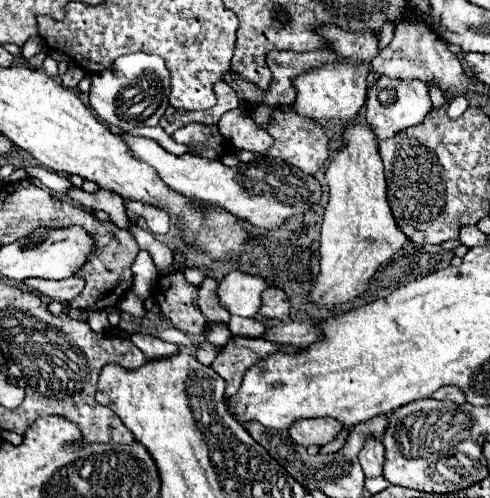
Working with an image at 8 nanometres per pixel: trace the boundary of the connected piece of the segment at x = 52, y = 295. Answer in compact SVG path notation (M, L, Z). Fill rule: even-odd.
M30 278L22 282L24 288L28 288L28 292L46 296L50 300L58 300L58 302L68 302L74 296L78 296L84 288L84 280L82 278L66 278L66 280L42 280L42 278Z

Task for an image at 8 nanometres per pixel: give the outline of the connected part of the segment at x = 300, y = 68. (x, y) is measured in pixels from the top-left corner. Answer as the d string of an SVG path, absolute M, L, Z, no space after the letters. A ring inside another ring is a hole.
M314 50L314 52L270 52L270 56L266 56L266 62L272 70L272 84L270 84L270 92L258 92L258 88L254 88L254 84L246 84L240 80L240 76L234 76L234 72L226 72L224 80L236 90L238 98L242 102L268 102L270 106L292 106L296 100L296 88L294 88L294 78L310 72L314 68L320 68L324 64L338 64L338 54L330 52L330 50Z

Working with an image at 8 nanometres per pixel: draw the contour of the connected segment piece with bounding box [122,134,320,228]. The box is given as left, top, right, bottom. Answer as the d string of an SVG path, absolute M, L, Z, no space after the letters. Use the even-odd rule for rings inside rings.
M122 134L122 138L130 148L130 154L152 166L168 188L182 192L184 196L194 198L198 202L218 206L236 216L238 220L250 222L256 228L276 228L284 220L304 214L320 200L320 182L314 176L304 174L302 170L288 166L286 162L280 162L272 156L262 156L252 164L242 164L240 170L228 168L220 160L206 160L194 154L168 154L152 138L132 134Z

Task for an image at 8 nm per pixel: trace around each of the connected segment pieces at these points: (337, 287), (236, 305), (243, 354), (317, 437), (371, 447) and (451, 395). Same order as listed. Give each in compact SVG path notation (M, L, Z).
M346 124L344 148L328 164L326 182L330 198L320 238L320 274L310 290L310 302L316 306L338 308L368 290L370 278L378 266L404 246L406 236L398 232L386 202L384 166L370 126Z
M230 272L218 284L220 304L236 316L256 318L262 306L260 294L268 288L268 282L262 276L252 276L248 272Z
M232 336L228 344L218 352L216 360L212 362L212 368L216 374L220 374L226 382L226 398L230 400L244 378L246 368L252 368L260 360L268 358L274 352L282 354L298 354L302 348L292 346L292 344L278 344L270 342L266 338L242 338L242 336Z
M312 418L312 420L296 420L288 434L292 440L296 440L300 446L324 446L332 442L342 432L342 422L328 418Z
M368 440L364 444L364 448L360 450L358 458L360 458L360 466L362 466L366 478L382 476L382 470L384 470L384 446L378 440Z
M444 386L444 388L436 390L430 398L434 398L434 400L450 400L454 404L464 404L466 402L466 398L464 398L464 394L462 394L462 390L458 386Z

